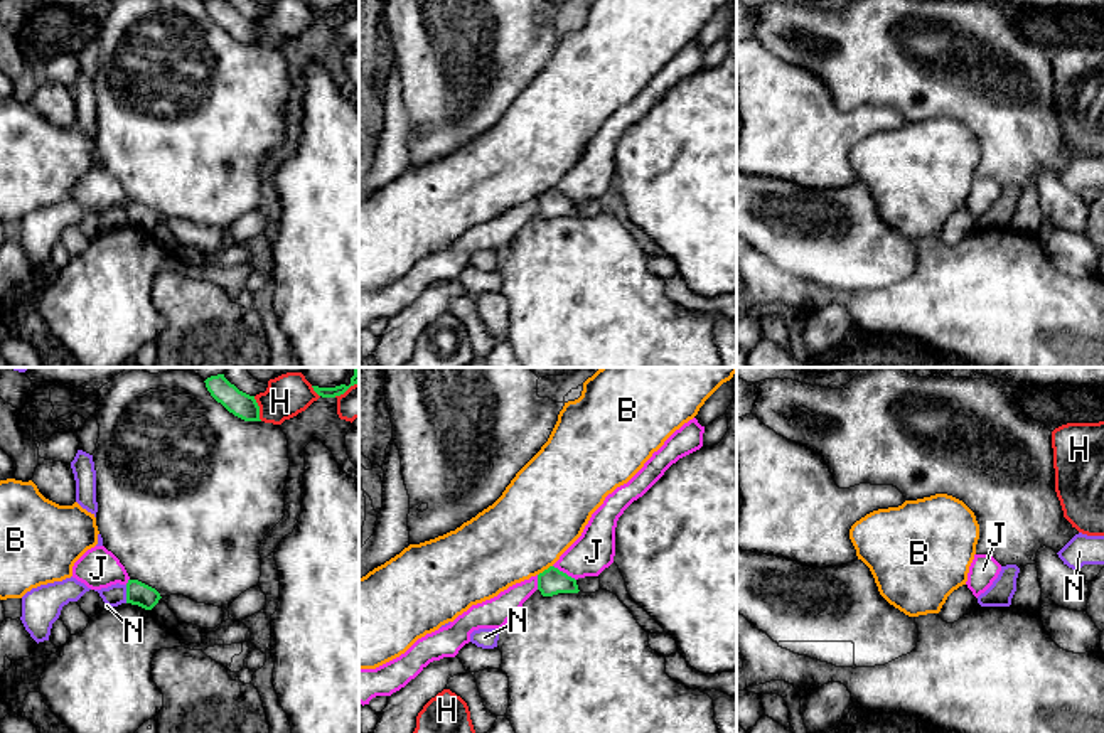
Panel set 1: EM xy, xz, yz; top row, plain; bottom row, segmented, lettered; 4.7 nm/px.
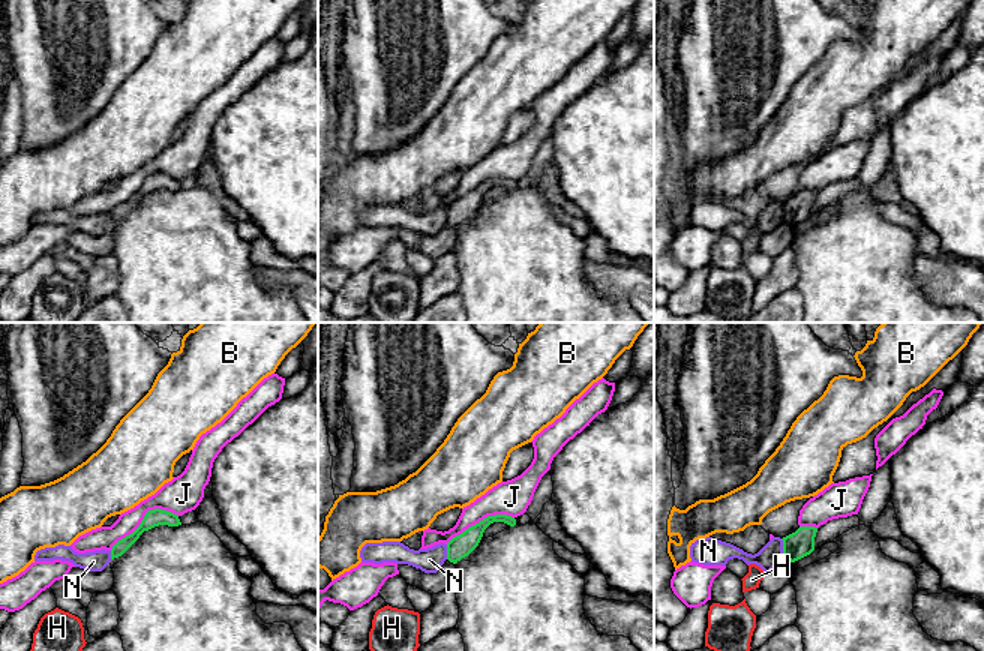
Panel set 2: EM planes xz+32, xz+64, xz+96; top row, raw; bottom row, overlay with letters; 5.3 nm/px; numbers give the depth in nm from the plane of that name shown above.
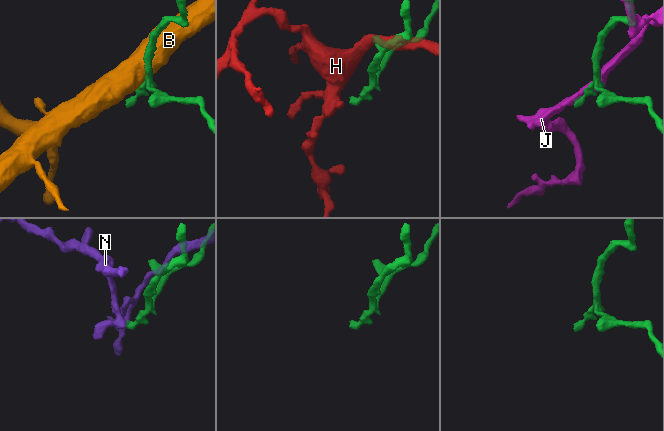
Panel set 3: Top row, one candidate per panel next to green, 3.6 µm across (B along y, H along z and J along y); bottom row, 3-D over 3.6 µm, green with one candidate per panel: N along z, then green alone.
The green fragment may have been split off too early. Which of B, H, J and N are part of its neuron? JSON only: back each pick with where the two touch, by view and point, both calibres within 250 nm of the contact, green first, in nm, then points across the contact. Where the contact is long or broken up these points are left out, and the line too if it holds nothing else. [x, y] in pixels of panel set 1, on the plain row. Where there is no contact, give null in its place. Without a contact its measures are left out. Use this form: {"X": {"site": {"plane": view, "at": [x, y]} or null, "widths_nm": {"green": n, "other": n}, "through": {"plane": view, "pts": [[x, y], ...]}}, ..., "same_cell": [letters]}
{"same_cell": []}

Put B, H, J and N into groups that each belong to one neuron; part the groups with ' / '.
B / H / J / N

